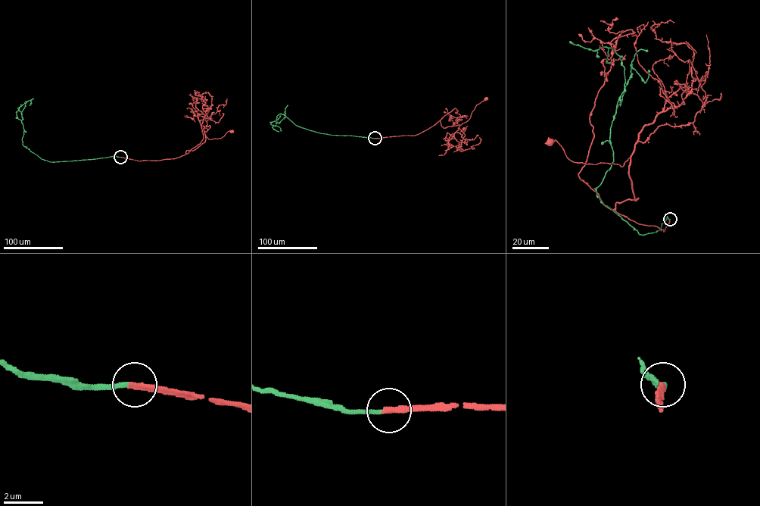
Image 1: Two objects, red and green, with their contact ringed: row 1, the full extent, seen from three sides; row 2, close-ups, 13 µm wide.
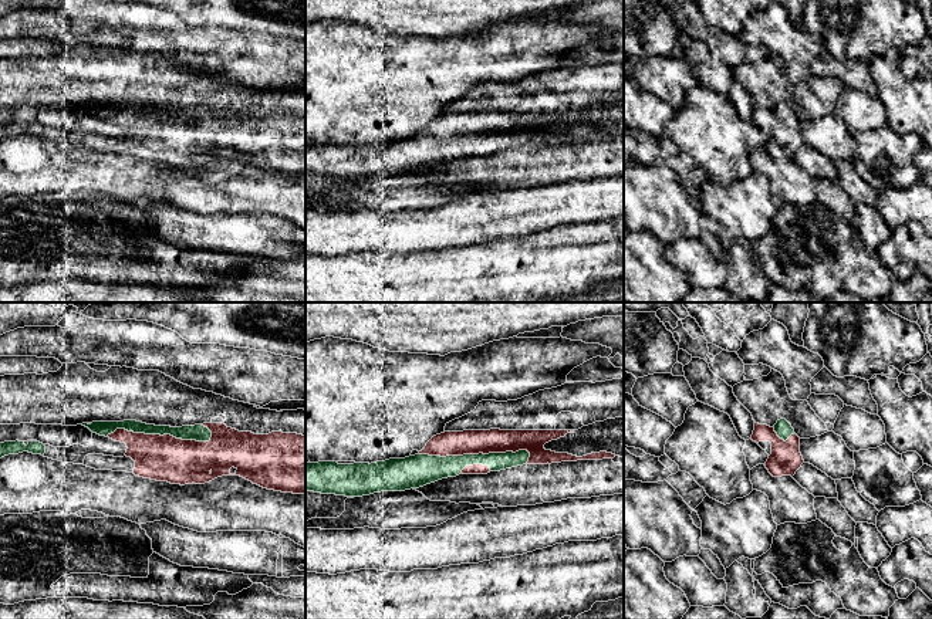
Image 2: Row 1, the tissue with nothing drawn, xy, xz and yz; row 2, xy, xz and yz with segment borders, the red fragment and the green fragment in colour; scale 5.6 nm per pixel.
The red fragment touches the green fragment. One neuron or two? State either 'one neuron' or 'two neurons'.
one neuron

